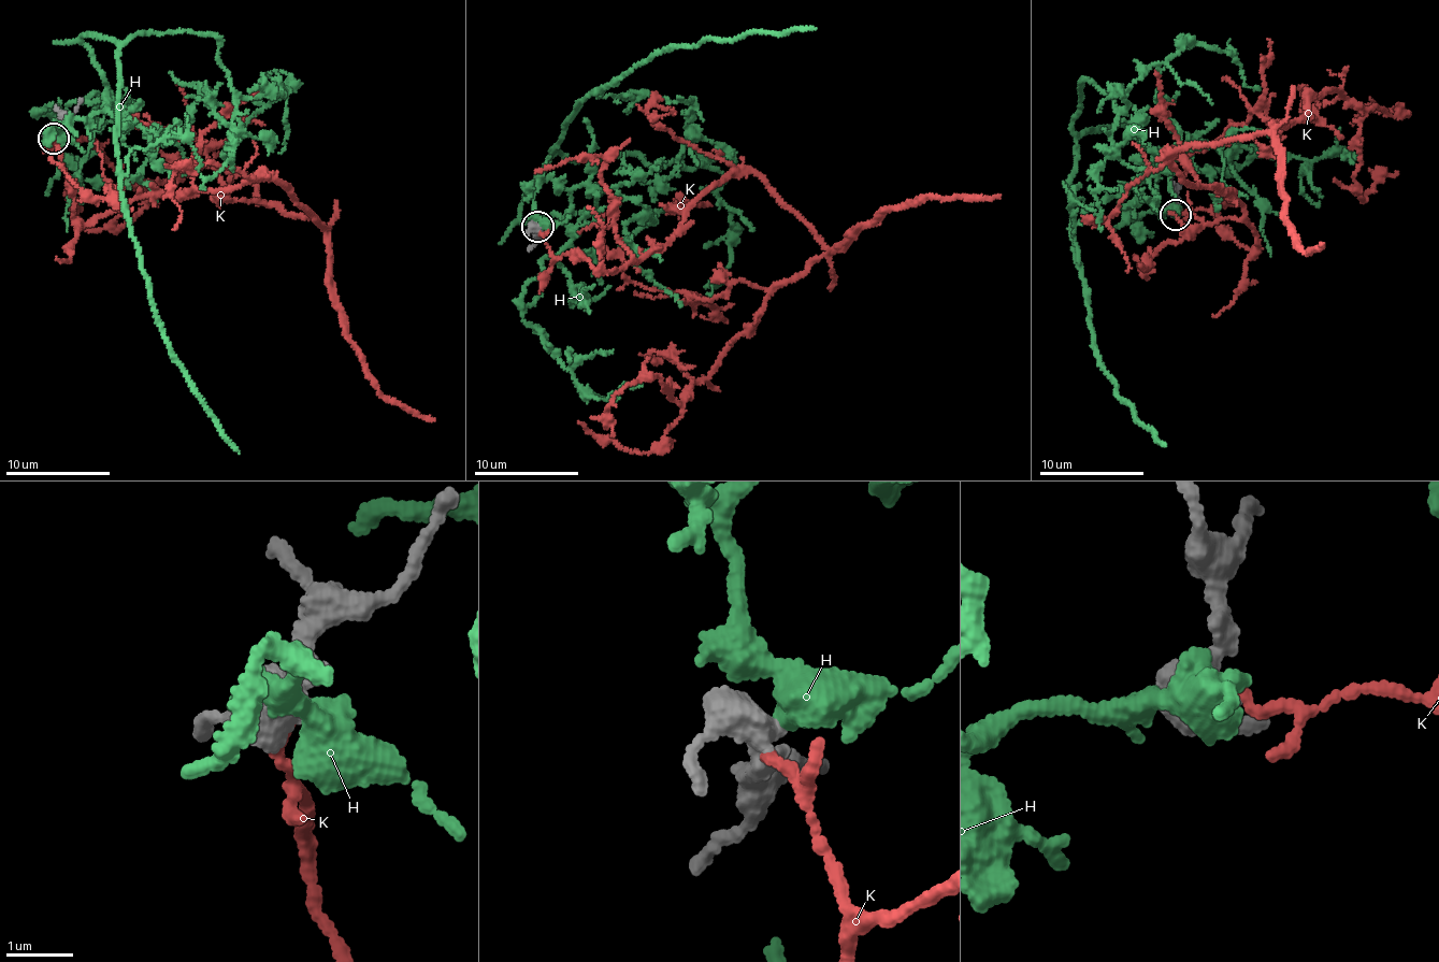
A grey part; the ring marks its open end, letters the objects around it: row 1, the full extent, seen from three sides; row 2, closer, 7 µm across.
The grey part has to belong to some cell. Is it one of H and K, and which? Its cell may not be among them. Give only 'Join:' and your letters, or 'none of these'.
Join: none of these

